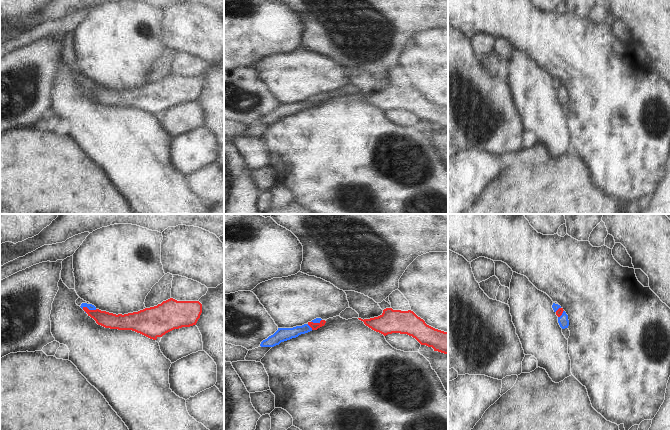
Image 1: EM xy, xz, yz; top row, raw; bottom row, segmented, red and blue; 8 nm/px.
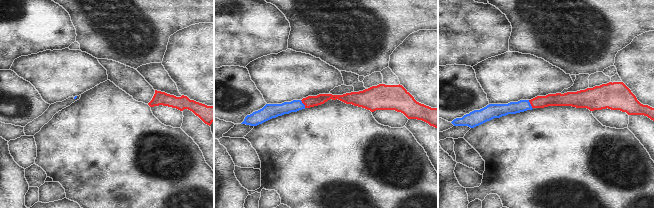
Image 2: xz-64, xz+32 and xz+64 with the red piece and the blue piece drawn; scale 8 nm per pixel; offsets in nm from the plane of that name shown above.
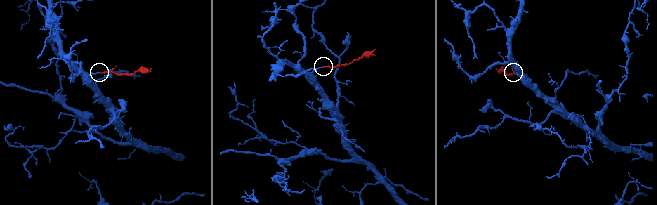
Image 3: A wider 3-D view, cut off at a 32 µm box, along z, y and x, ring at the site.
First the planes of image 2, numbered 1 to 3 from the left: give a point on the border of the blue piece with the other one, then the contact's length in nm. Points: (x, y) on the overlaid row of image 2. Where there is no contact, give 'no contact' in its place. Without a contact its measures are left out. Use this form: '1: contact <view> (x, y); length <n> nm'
1: no contact
2: contact xz+32 (303, 103); length 80 nm
3: contact xz+64 (530, 103); length 80 nm

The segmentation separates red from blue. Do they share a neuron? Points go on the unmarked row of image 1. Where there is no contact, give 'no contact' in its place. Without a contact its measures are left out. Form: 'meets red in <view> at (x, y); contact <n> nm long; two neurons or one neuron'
meets red in xy at (88, 85); contact 120 nm long; one neuron

